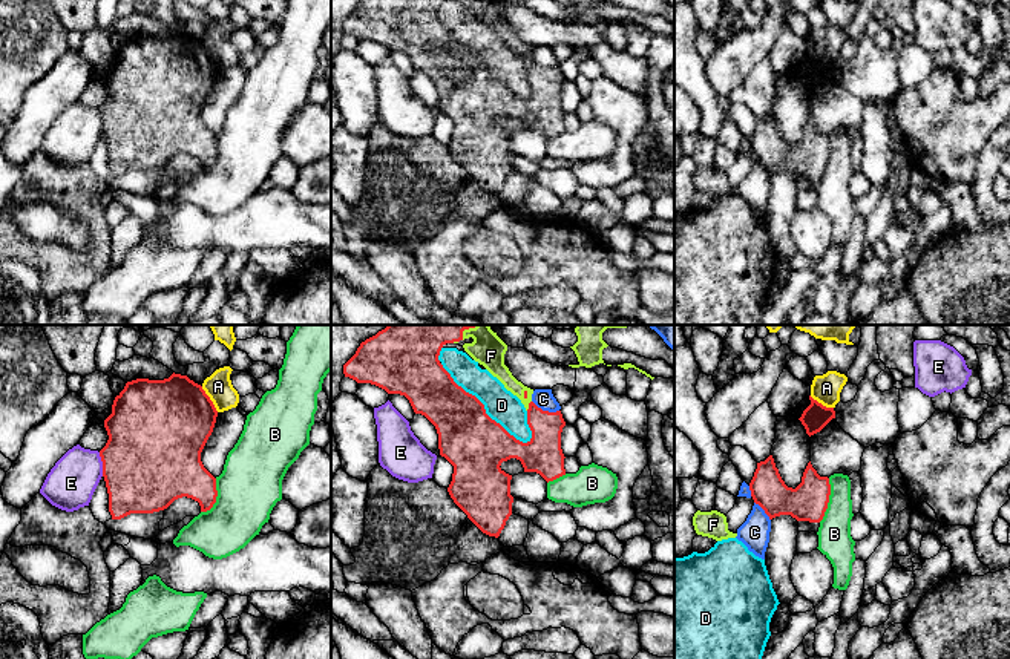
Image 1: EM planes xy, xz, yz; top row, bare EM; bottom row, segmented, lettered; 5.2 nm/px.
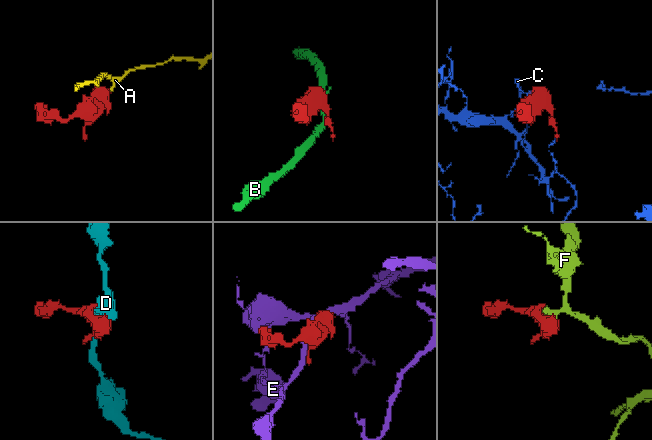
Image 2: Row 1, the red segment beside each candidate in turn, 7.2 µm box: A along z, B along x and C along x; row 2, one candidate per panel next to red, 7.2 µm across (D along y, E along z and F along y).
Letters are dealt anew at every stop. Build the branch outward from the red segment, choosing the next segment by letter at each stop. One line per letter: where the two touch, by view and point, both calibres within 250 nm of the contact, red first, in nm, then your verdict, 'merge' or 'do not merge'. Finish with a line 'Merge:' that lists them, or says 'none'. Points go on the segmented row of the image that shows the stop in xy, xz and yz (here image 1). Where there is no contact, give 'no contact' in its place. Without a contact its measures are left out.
A: xy (209, 399) | 460/150 nm | do not merge
B: yz (828, 500) | 200/180 nm | do not merge
C: xz (546, 411) | 200/100 nm | do not merge
D: xz (483, 408) | 320/170 nm | do not merge
E: xy (103, 465) | 480/260 nm | do not merge
F: xz (529, 405) | 180/90 nm | merge
Merge: F

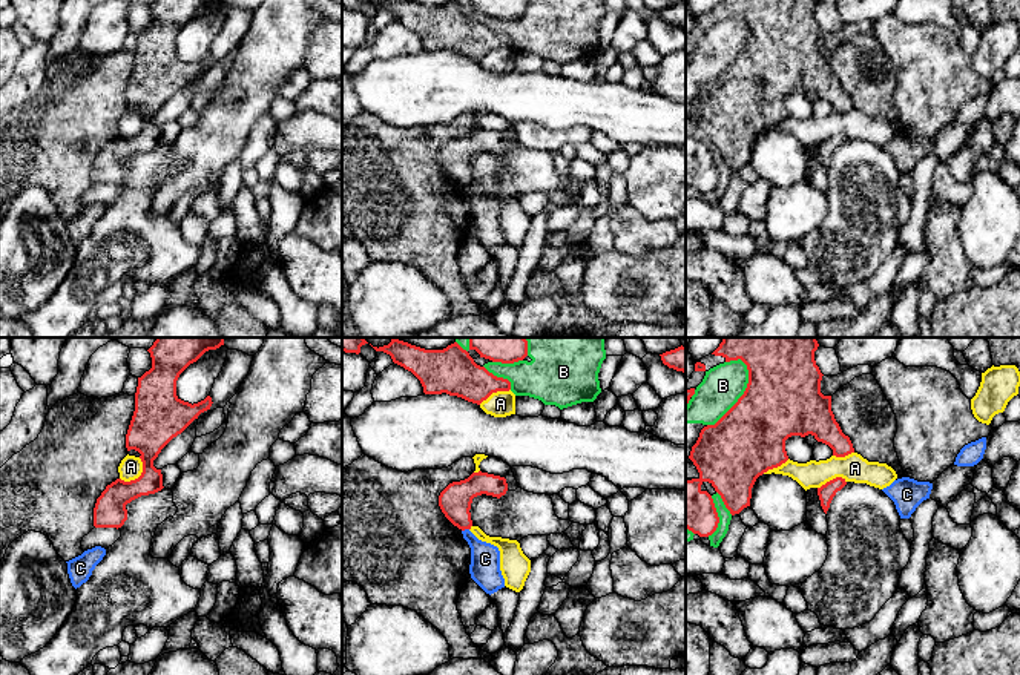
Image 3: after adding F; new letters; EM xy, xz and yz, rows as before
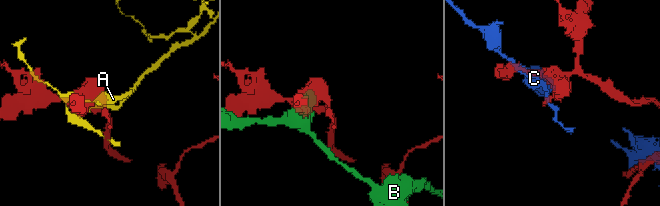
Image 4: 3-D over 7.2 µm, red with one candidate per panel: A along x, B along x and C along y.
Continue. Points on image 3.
A: xy (140, 476) | 220/120 nm | do not merge
B: yz (743, 395) | 400/220 nm | do not merge
C: xz (465, 528) | 170/160 nm | do not merge
Merge: none

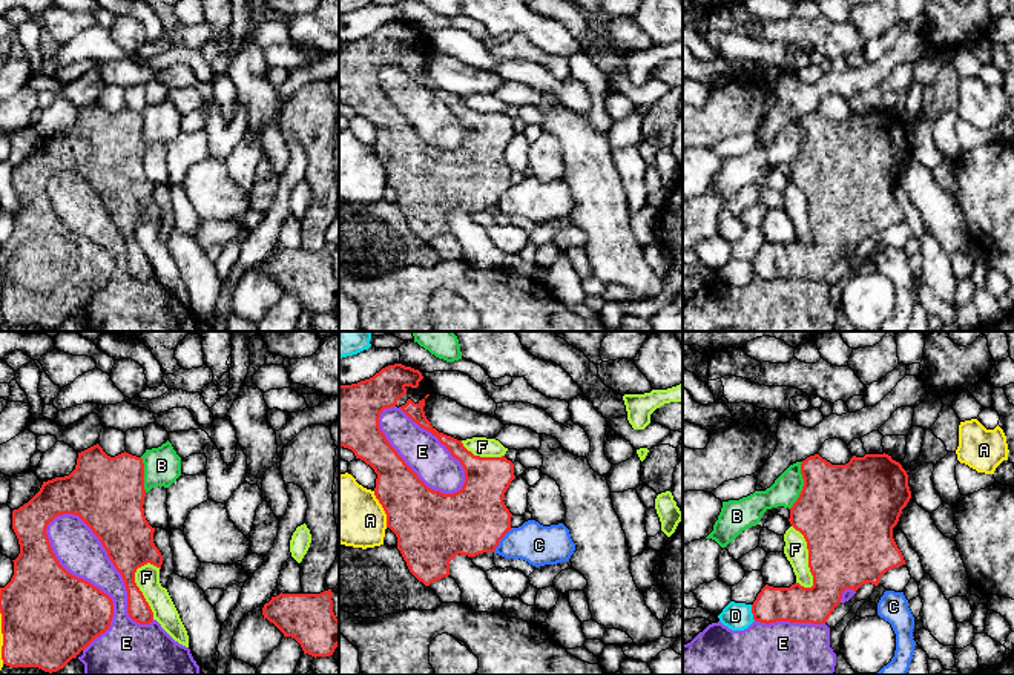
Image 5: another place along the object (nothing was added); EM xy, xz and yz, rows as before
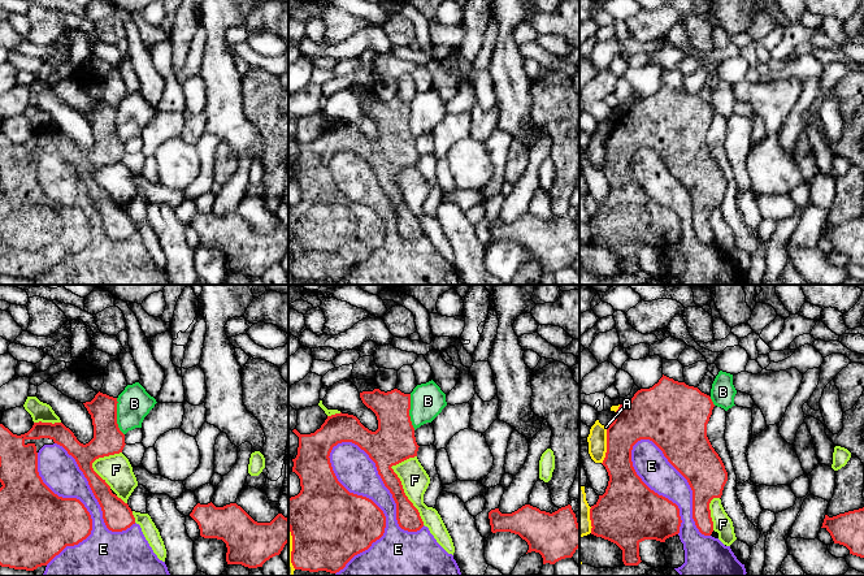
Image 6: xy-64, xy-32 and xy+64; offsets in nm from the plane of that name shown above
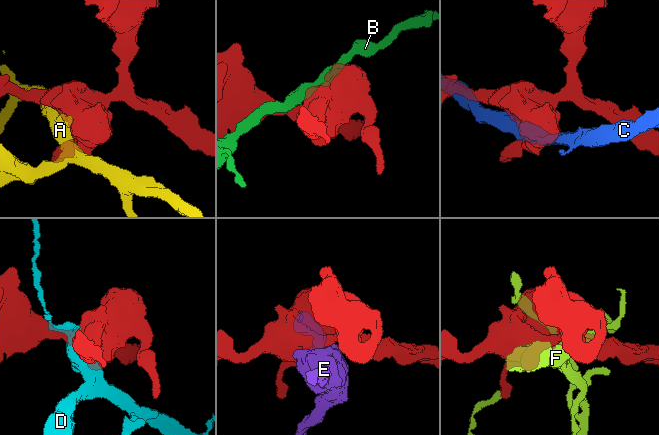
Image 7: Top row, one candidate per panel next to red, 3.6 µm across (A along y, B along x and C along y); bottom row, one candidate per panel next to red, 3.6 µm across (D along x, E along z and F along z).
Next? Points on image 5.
A: xz (384, 510) | 360/340 nm | do not merge
B: yz (804, 485) | 500/150 nm | do not merge
C: xz (502, 537) | 360/220 nm | do not merge
D: yz (752, 612) | 190/140 nm | do not merge
E: xy (85, 580) | 480/240 nm | do not merge
F: yz (809, 557) | 460/120 nm | do not merge
Merge: none

